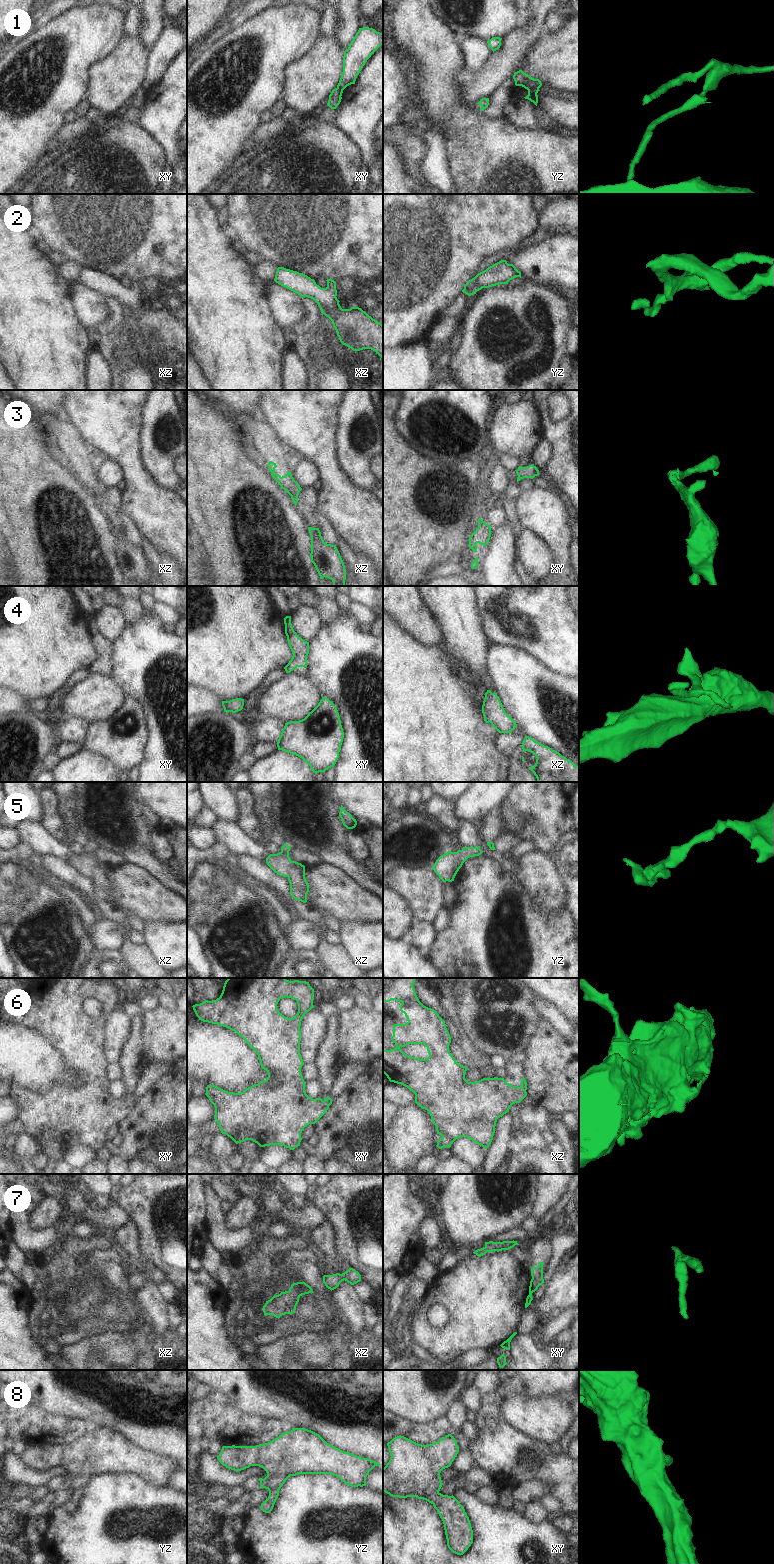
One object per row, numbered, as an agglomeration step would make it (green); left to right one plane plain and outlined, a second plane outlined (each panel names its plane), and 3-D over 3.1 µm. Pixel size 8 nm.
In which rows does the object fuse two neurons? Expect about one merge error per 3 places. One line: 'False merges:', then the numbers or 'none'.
False merges: 1

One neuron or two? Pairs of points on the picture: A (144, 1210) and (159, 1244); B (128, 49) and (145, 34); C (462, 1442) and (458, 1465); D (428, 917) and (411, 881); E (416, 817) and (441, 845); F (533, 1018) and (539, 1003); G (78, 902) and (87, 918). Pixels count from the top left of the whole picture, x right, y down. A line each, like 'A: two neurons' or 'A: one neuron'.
A: one neuron
B: two neurons
C: one neuron
D: one neuron
E: one neuron
F: two neurons
G: one neuron

